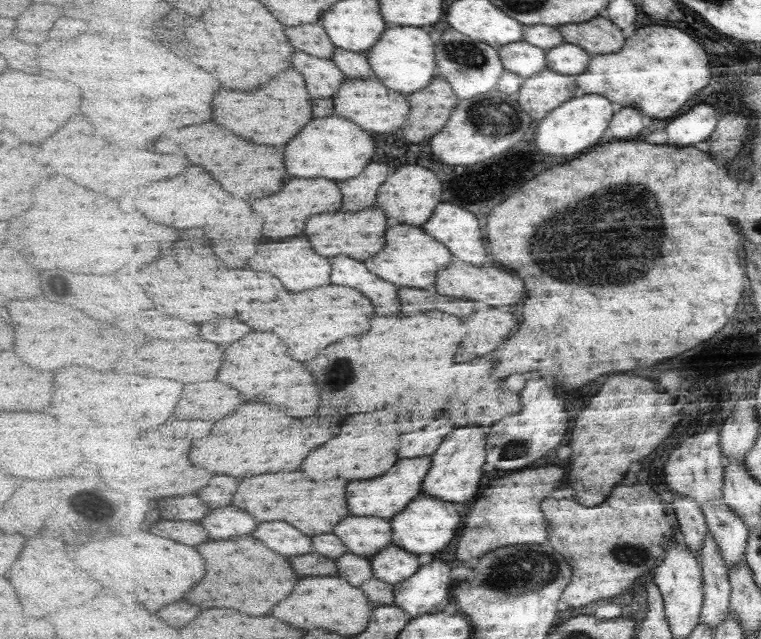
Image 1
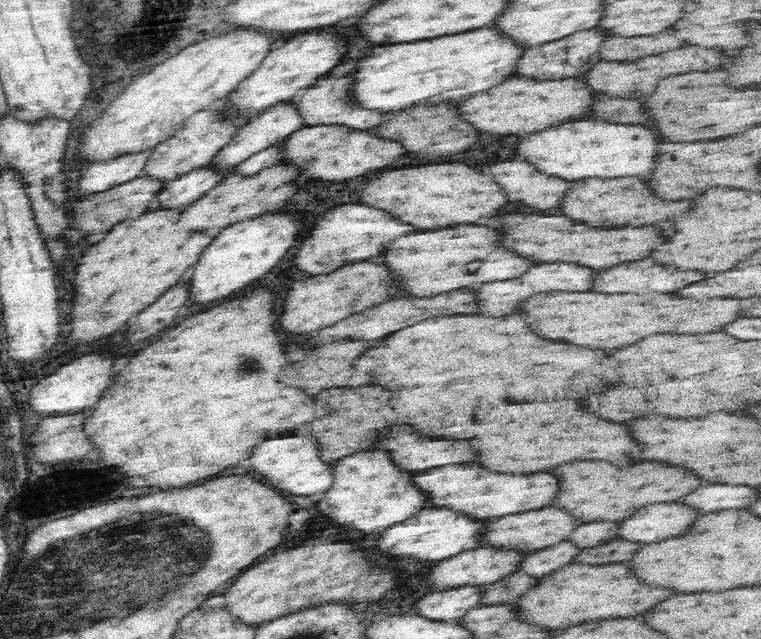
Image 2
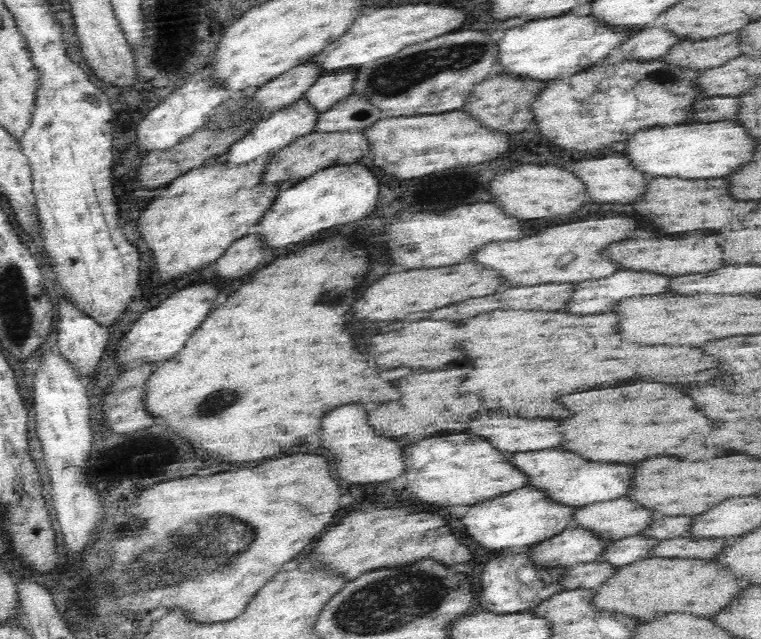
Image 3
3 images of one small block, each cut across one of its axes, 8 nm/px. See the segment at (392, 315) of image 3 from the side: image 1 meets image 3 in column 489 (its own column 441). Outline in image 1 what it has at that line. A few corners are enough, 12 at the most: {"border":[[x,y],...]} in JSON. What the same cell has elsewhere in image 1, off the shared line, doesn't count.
{"border":[[461,260],[439,270],[439,294],[517,304],[525,282],[493,264]]}

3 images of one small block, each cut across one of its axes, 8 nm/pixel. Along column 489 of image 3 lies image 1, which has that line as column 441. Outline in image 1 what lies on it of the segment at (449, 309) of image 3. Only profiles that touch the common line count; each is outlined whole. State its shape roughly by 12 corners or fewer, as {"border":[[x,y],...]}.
{"border":[[401,288],[403,314],[441,310],[463,318],[471,300],[447,298],[419,288]]}

